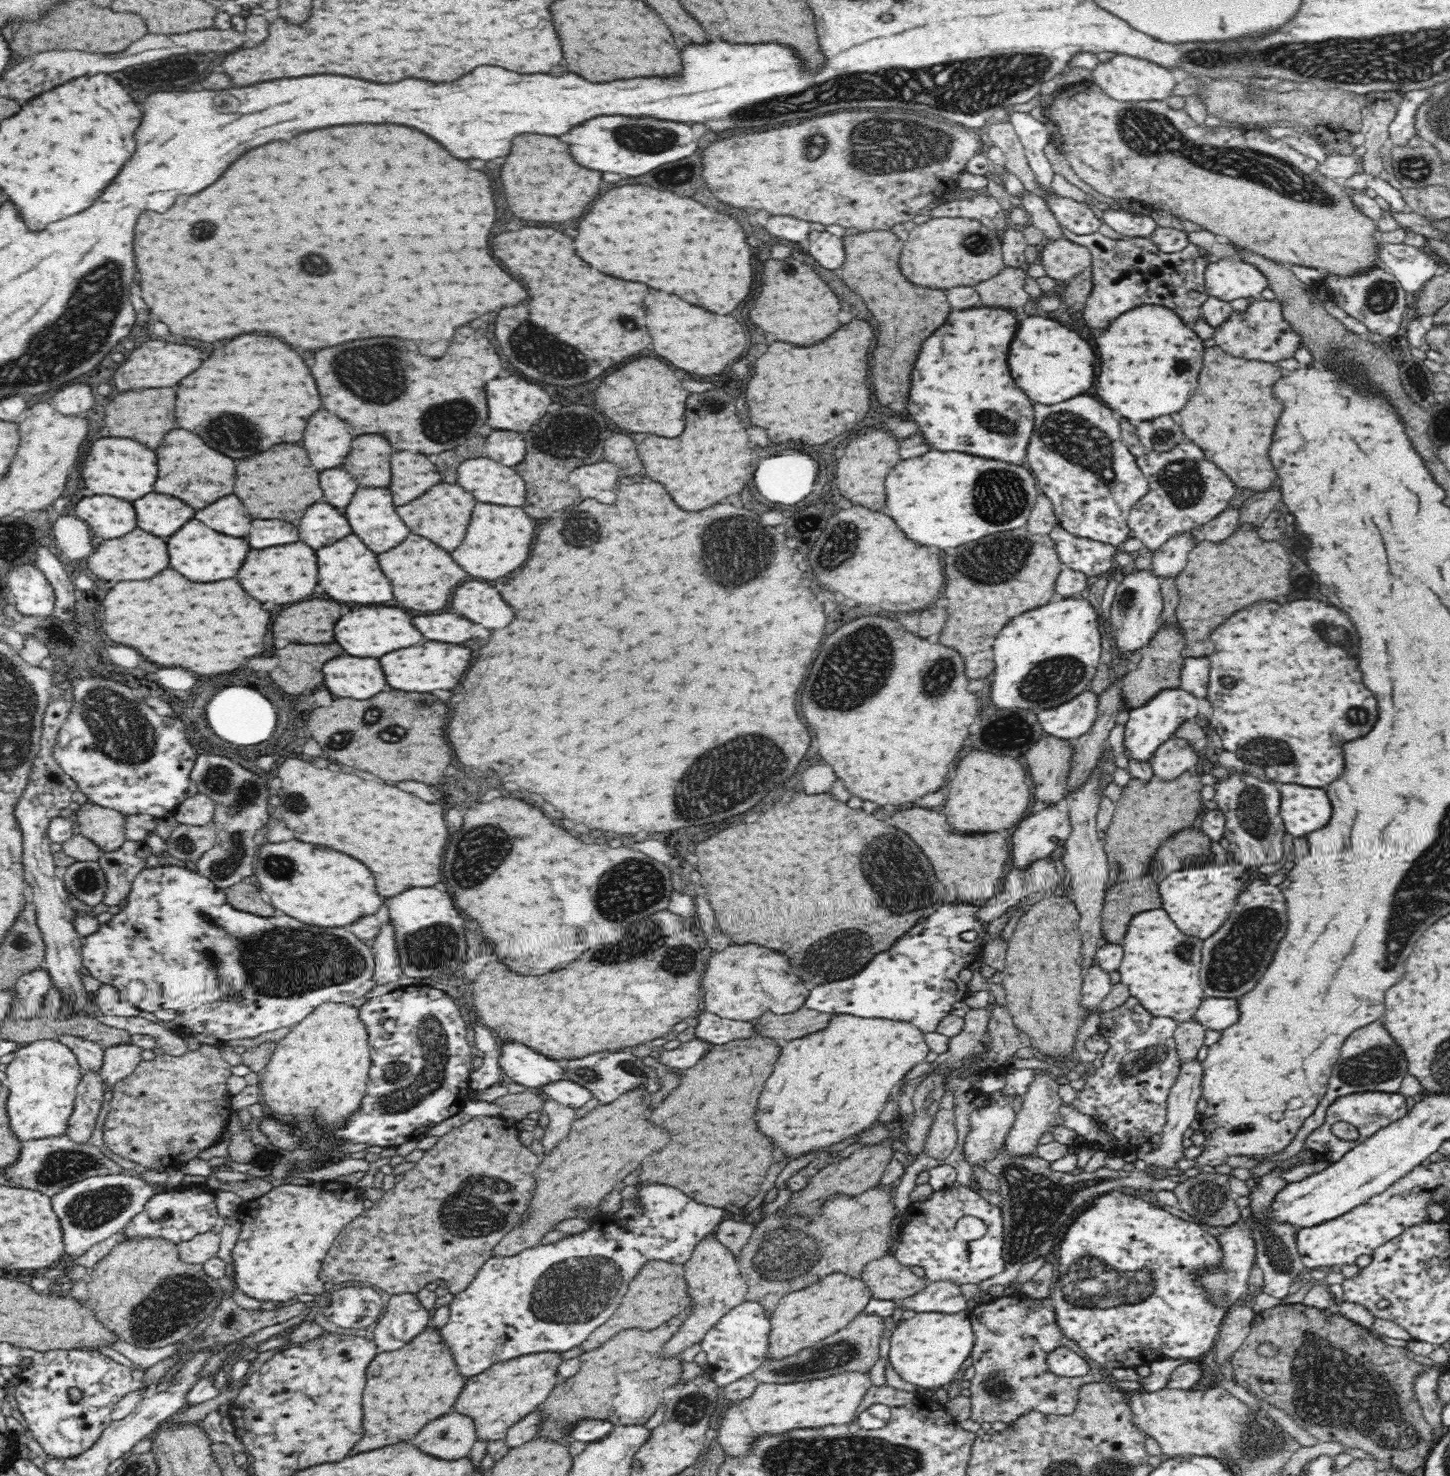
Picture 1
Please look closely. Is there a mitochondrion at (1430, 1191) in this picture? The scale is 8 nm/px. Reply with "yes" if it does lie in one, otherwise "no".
no

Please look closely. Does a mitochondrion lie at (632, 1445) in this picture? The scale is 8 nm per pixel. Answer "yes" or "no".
no

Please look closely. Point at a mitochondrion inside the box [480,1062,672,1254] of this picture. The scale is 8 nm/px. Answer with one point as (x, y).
(585, 1074)

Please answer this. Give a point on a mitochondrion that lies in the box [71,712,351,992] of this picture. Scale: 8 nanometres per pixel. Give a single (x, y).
(239, 794)

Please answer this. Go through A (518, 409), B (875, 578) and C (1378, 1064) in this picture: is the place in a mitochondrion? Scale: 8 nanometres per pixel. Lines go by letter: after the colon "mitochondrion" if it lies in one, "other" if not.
A: other
B: other
C: mitochondrion

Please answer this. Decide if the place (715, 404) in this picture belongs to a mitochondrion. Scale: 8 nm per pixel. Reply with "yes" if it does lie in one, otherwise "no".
yes

